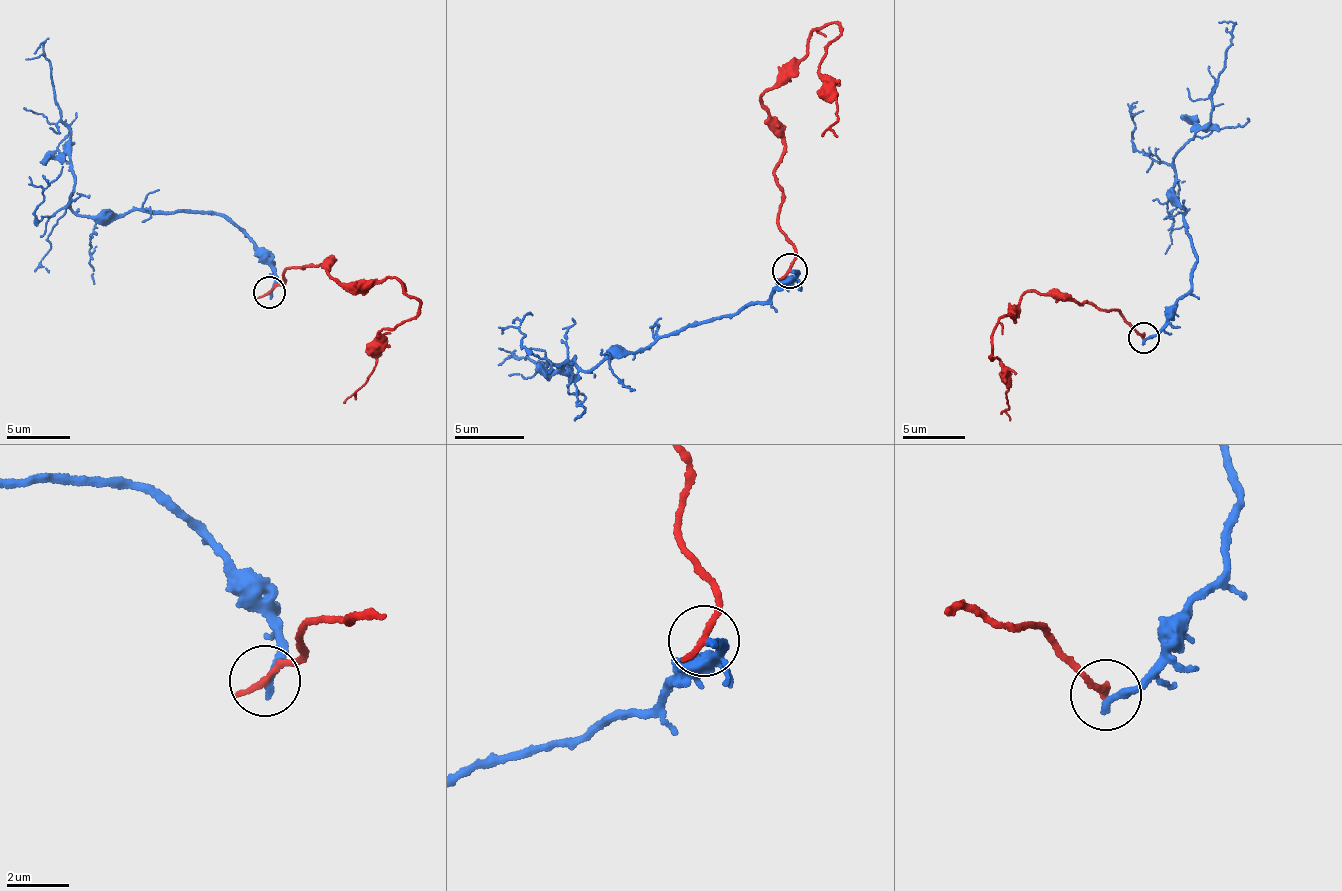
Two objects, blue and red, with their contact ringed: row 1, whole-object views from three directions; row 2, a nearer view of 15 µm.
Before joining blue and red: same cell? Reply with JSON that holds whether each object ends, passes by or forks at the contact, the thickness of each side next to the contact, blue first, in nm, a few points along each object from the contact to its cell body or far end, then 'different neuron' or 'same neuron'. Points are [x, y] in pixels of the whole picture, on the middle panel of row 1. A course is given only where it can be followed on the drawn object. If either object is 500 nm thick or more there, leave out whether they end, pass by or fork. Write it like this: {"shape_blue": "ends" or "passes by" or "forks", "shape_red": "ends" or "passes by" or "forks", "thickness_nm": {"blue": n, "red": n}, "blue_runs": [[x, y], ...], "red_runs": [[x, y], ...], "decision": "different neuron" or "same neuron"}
{"shape_blue": "ends", "shape_red": "ends", "thickness_nm": {"blue": 280, "red": 240}, "blue_runs": [[791, 270], [793, 283], [774, 291], [773, 299], [580, 367], [573, 357], [567, 368], [499, 349]], "red_runs": [[788, 271], [781, 142], [761, 98], [831, 24], [841, 31], [820, 69], [838, 118], [821, 137]], "decision": "different neuron"}

